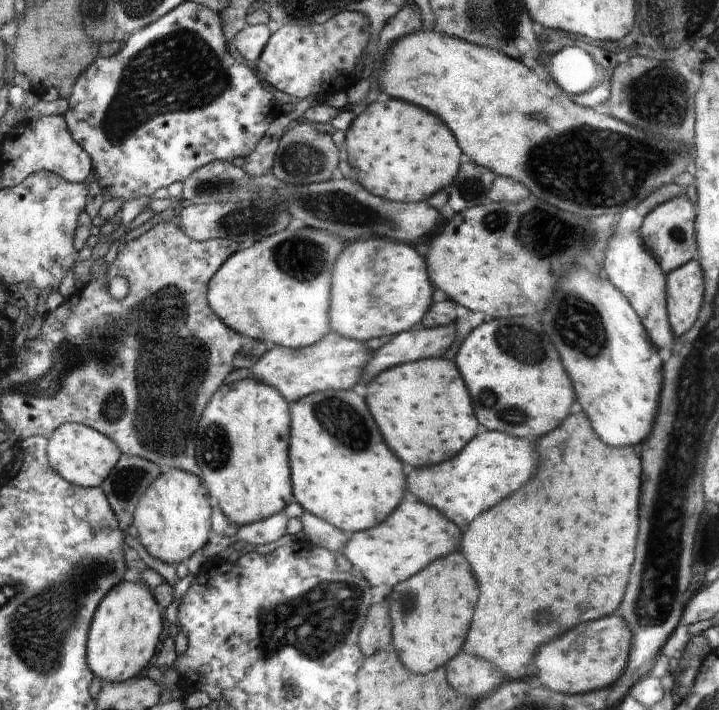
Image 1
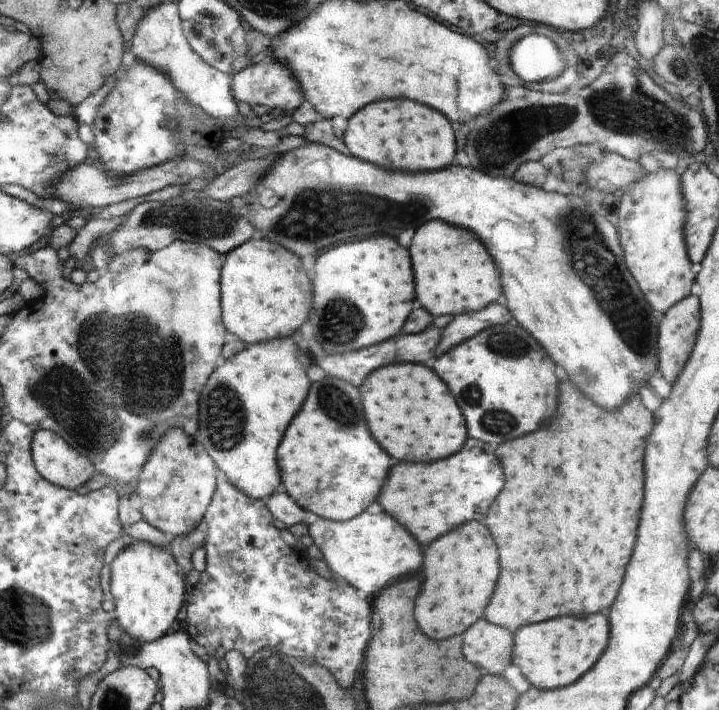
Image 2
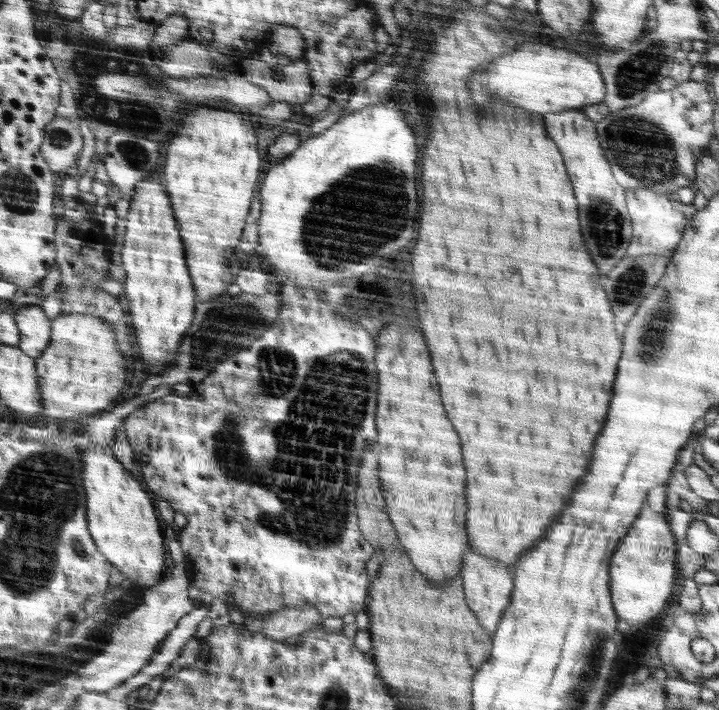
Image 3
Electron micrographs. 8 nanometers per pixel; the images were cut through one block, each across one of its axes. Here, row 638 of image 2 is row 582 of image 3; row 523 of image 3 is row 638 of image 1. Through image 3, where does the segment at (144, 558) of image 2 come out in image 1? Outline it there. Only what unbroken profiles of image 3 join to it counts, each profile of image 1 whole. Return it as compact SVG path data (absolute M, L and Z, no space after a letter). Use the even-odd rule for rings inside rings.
M132 578L108 594L96 613L89 637L89 662L97 677L105 682L124 683L140 676L152 660L160 640L162 614L158 605L150 588Z

